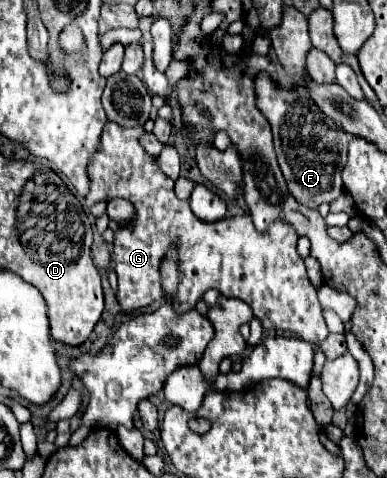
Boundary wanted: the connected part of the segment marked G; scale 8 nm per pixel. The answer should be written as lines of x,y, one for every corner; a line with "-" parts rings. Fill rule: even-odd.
106,122
104,132
100,134
100,150
96,150
96,158
88,164
88,178
90,178
90,190
86,194
86,204
92,206
98,200
112,200
112,198
126,198
134,204
134,218
124,224
116,232
116,242
112,248
112,260
108,266
108,280
110,286
118,298
122,312
132,312
138,308
144,308
158,298
164,298
164,288
160,280
160,262
164,260
168,248
176,244
178,248
178,264
180,264
180,298
184,296
184,310
194,310
198,298
208,290
214,288
226,298
240,298
252,308
254,318
260,320
264,330
280,328
290,330
298,334
302,340
308,340
312,344
320,344
328,336
328,328
322,316
320,302
316,298
316,290
310,284
306,276
304,258
296,252
296,240
298,234
294,226
274,222
268,226
266,234
260,234
252,218
248,214
242,216
226,216
222,218
222,224
210,224
198,220
188,202
182,202
174,194
174,180
170,180
154,162
154,156
144,152
140,146
140,136
144,134
142,126
136,128
122,128
116,122

